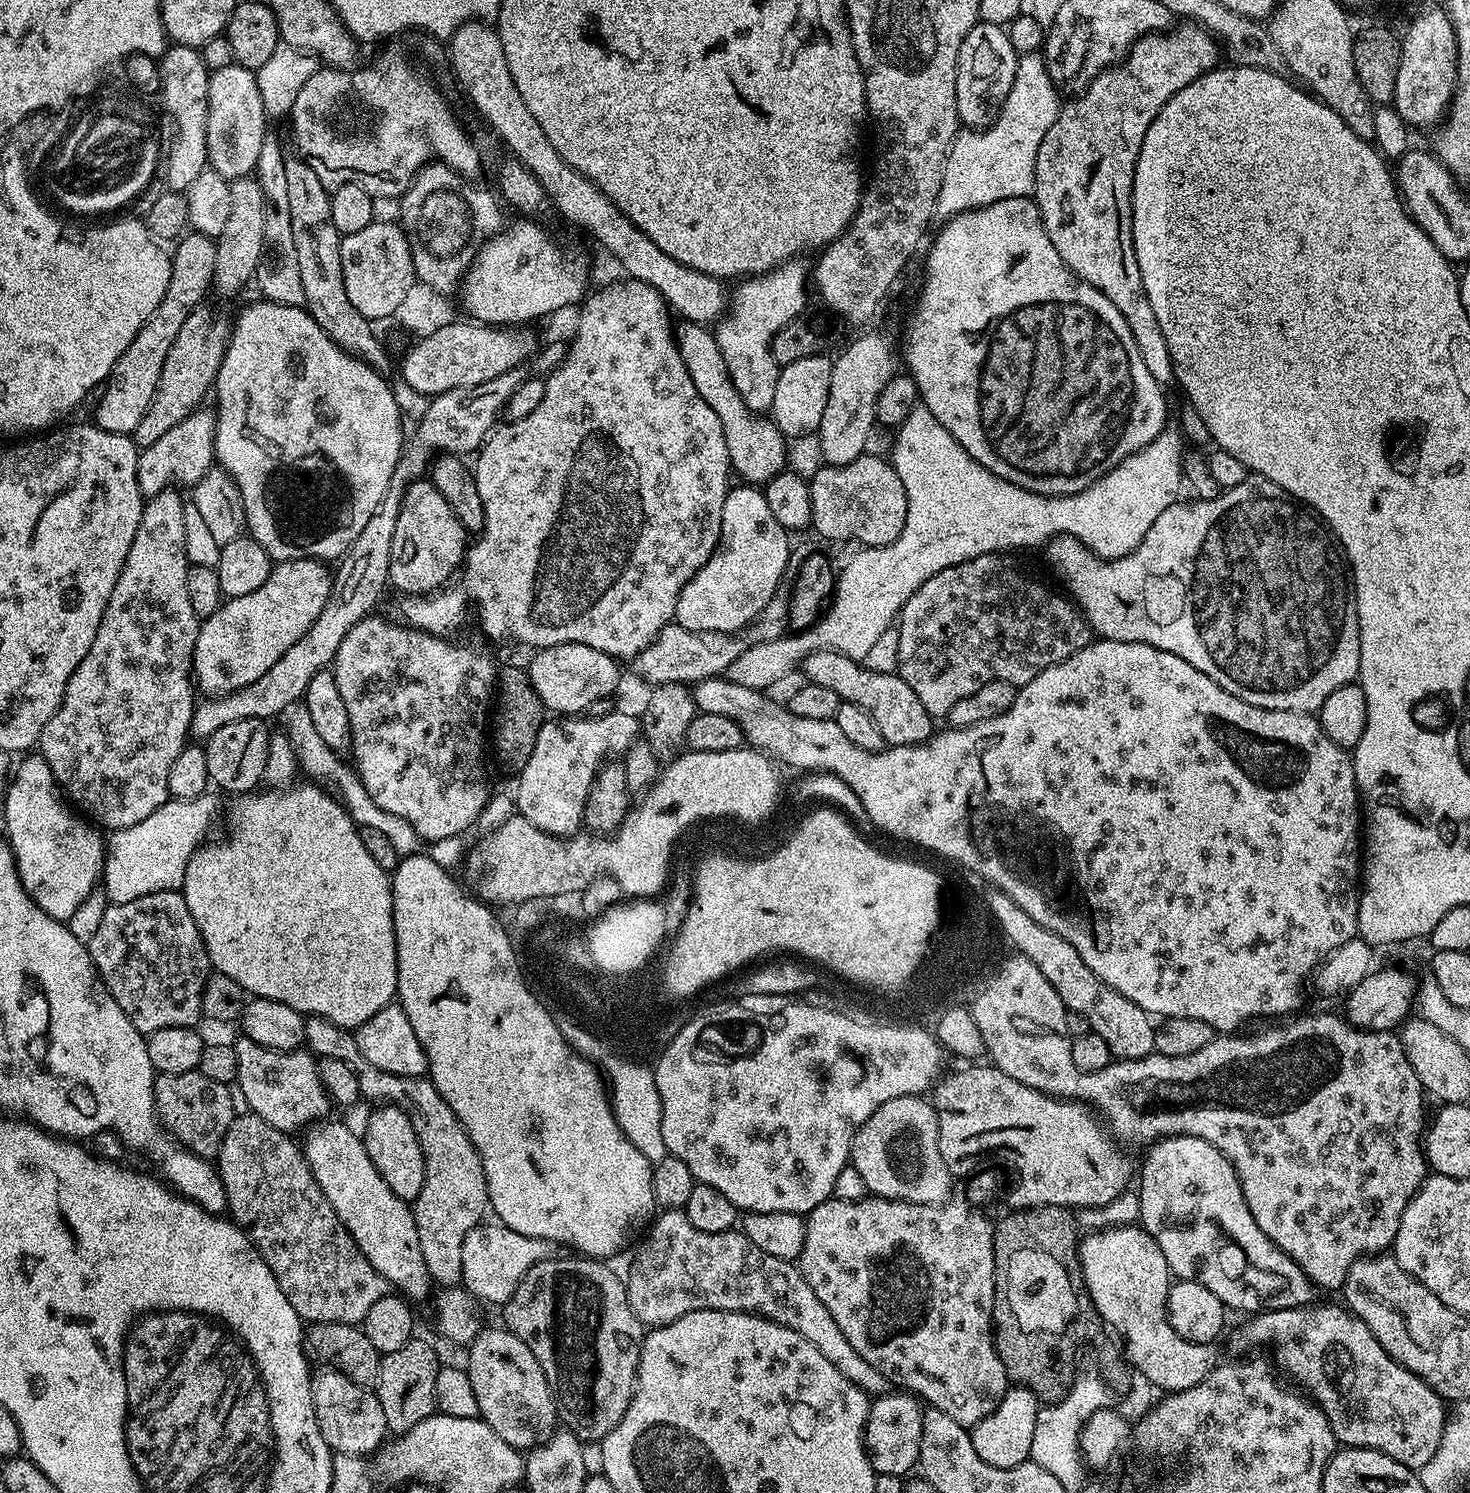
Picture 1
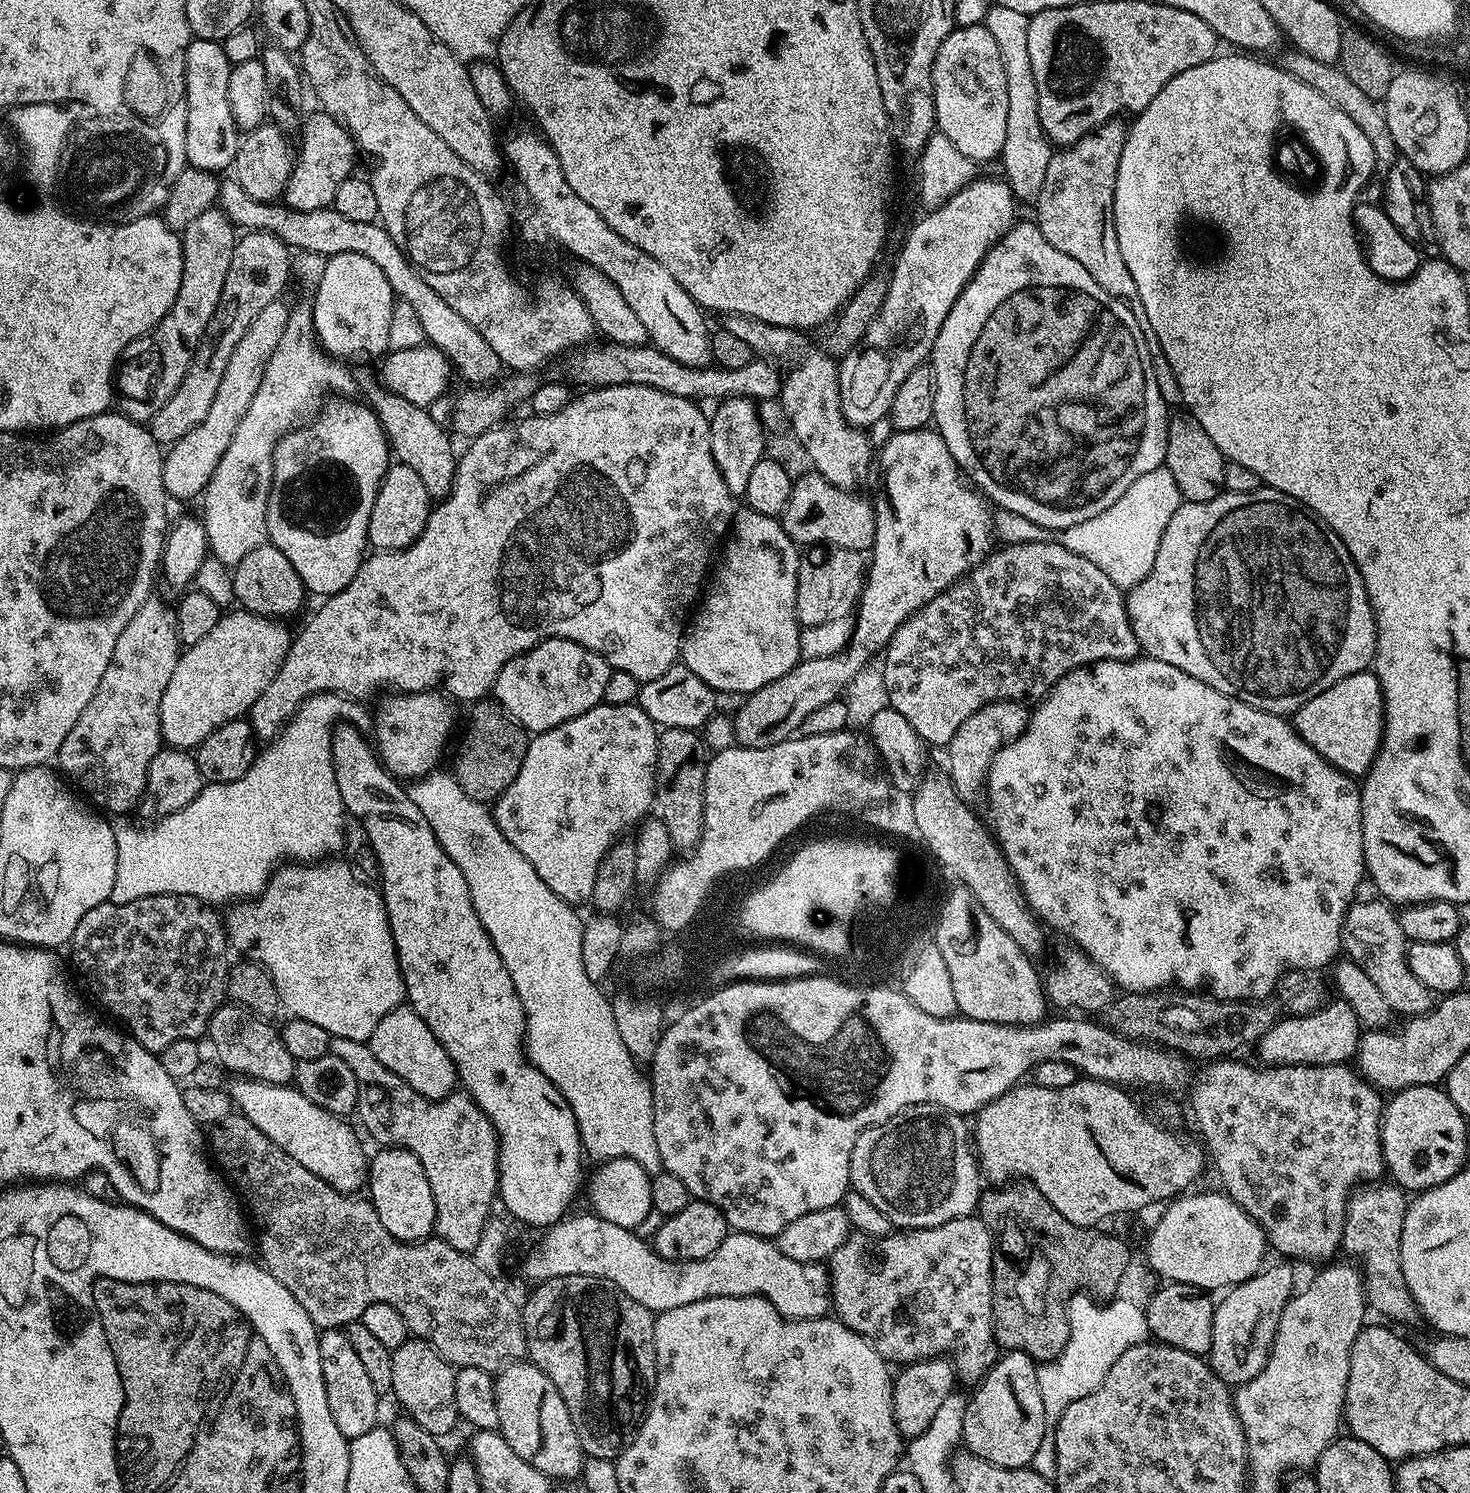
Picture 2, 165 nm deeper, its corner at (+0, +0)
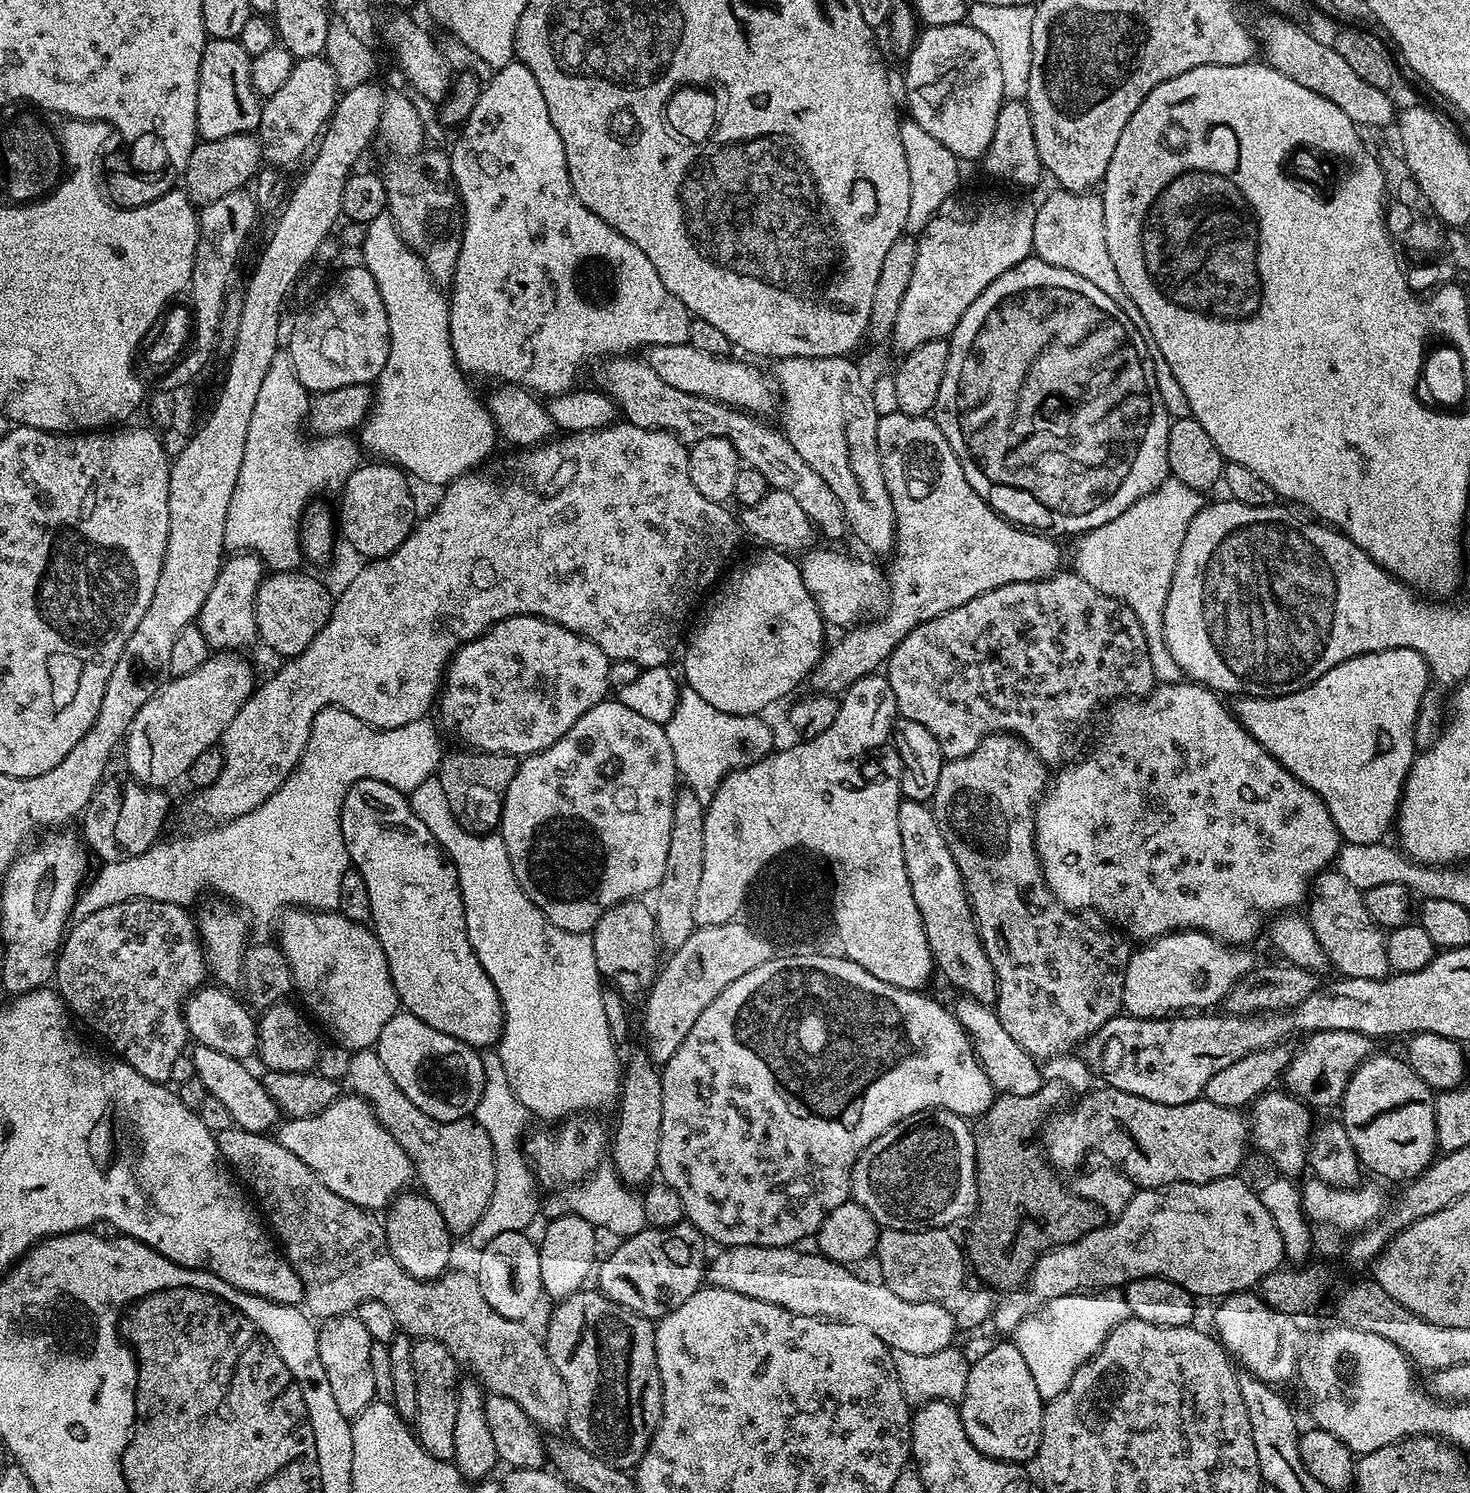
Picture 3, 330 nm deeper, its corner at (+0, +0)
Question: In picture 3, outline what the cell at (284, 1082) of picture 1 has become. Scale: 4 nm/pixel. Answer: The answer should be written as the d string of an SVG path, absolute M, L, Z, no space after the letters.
M220 986L199 988L184 1003L184 1021L196 1044L210 1046L210 1050L218 1050L222 1054L230 1054L230 1058L248 1062L251 1056L253 1059L257 1055L260 1046L258 1020L255 1015L251 1016L253 1013L243 999L235 1000L228 992L231 991Z

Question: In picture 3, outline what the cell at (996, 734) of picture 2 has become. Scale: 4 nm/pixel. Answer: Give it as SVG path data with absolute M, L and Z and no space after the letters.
M997 734L987 736L972 755L966 758L958 758L945 763L944 772L938 776L938 786L934 790L930 801L930 809L936 816L937 824L944 832L944 837L951 848L954 862L960 867L961 878L964 880L968 899L971 901L972 912L976 919L976 925L980 933L980 947L983 955L996 967L996 980L1000 983L1000 997L994 1003L994 1011L997 1018L1002 1021L1002 1030L1010 1034L1018 1046L1026 1049L1031 1056L1037 1058L1049 1058L1060 1053L1071 1053L1075 1046L1083 1045L1088 1037L1093 1036L1110 1017L1121 1011L1124 1003L1124 979L1126 978L1126 966L1128 959L1134 951L1129 937L1123 931L1103 932L1084 920L1079 920L1077 913L1068 908L1050 890L1047 881L1044 880L1044 871L1040 868L1040 855L1036 852L1036 806L1041 796L1044 795L1050 783L1049 769L1035 756L1017 736L1011 734Z

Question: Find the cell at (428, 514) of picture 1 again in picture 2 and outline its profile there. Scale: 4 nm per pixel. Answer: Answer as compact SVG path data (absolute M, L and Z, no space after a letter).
M399 462L389 463L380 483L378 498L372 500L372 503L374 510L370 514L368 542L373 549L382 552L393 552L414 543L422 534L434 507L422 478L418 478L418 473L410 470L410 466Z

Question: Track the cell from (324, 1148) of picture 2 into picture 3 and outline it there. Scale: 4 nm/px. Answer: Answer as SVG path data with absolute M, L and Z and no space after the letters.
M196 1044L191 1049L190 1055L196 1077L202 1082L202 1086L206 1086L209 1096L218 1098L218 1102L222 1102L222 1106L230 1110L230 1118L235 1127L244 1128L248 1132L263 1133L277 1127L282 1116L280 1107L276 1105L275 1098L266 1090L263 1079L259 1075L255 1076L248 1069L247 1063L230 1058L230 1054L210 1050L210 1046L201 1044Z

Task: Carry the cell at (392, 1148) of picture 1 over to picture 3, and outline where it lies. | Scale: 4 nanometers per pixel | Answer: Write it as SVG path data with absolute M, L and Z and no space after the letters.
M405 1190L388 1205L382 1223L390 1254L410 1274L419 1280L439 1280L449 1271L454 1237L449 1232L438 1206L423 1191Z

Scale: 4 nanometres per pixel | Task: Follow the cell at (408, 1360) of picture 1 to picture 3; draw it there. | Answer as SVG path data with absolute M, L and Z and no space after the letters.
M417 1339L412 1346L414 1382L418 1386L418 1406L414 1421L414 1435L434 1458L451 1461L454 1457L454 1418L456 1417L456 1389L458 1365L456 1359L436 1340Z

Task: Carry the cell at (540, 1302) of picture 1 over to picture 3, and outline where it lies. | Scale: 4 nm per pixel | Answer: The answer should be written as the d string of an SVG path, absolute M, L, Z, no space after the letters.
M581 1290L557 1303L548 1320L548 1333L543 1333L544 1349L550 1362L562 1374L568 1391L567 1431L571 1439L590 1454L602 1458L615 1468L635 1469L646 1454L664 1414L662 1382L656 1357L656 1324L626 1306L618 1306L599 1290Z

